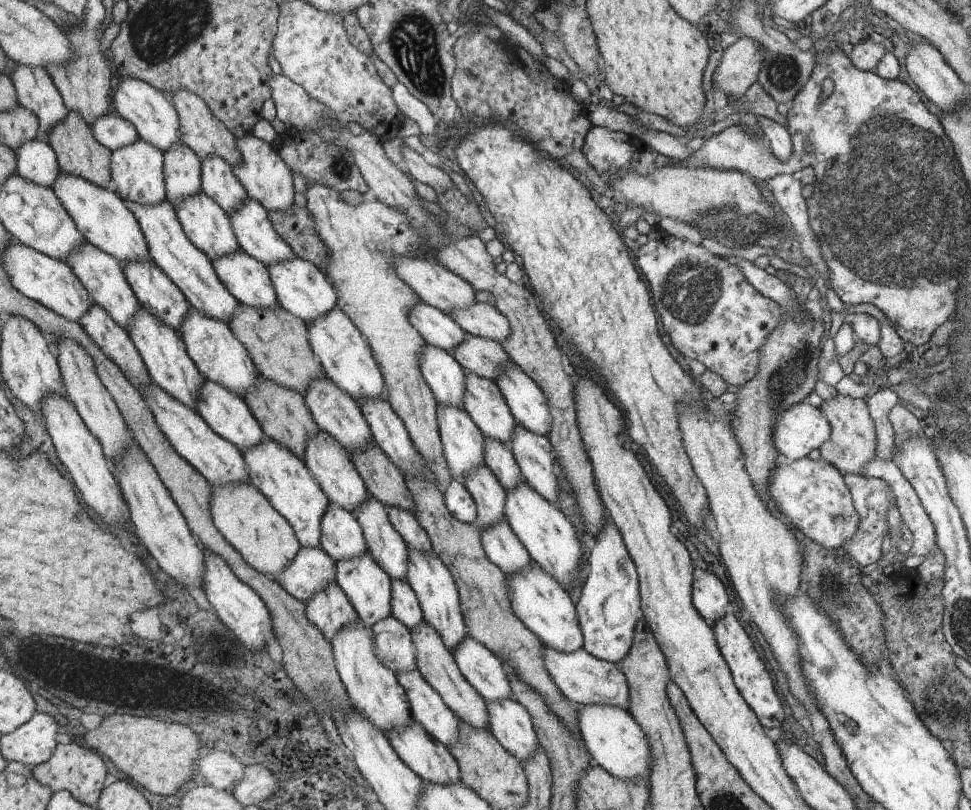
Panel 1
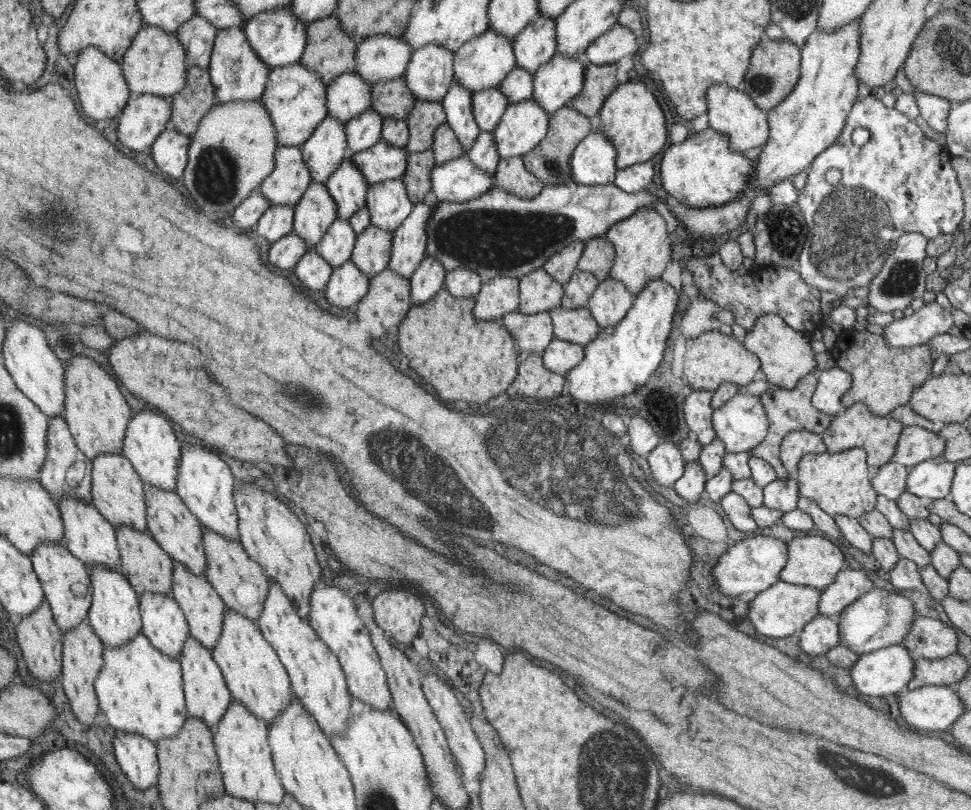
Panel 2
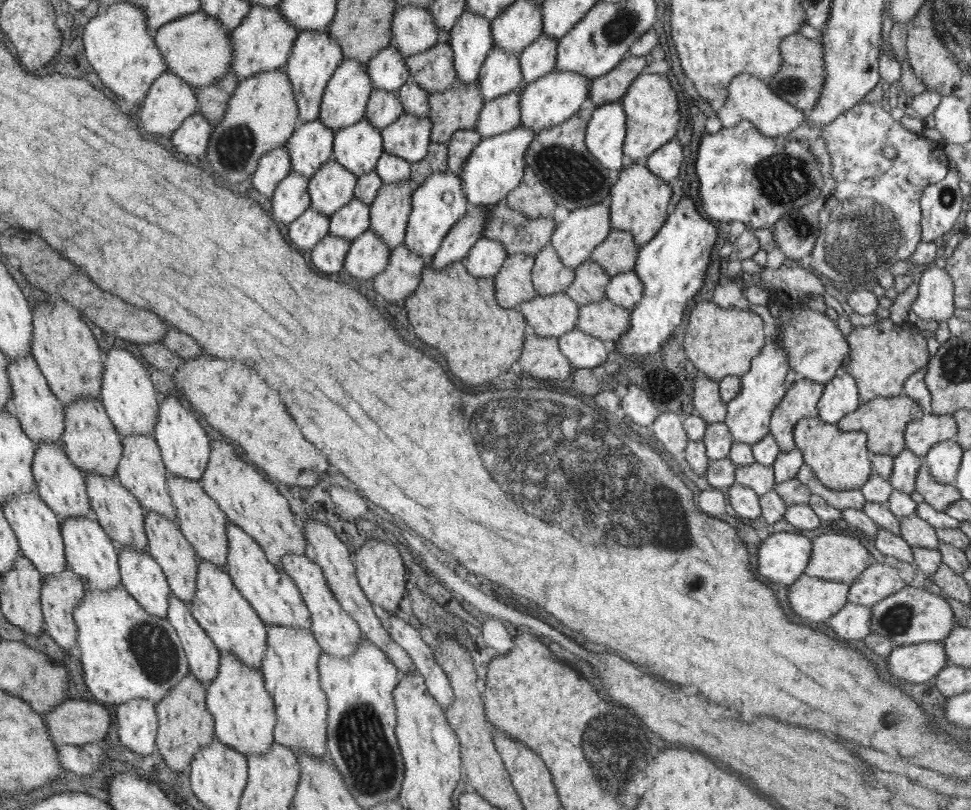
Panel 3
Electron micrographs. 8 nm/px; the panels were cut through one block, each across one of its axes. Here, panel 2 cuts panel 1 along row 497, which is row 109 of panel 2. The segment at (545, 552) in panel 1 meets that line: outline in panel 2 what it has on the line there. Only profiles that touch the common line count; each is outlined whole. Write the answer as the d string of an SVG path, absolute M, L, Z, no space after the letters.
M533 99L511 104L494 129L501 159L523 157L537 149L549 132L550 114Z

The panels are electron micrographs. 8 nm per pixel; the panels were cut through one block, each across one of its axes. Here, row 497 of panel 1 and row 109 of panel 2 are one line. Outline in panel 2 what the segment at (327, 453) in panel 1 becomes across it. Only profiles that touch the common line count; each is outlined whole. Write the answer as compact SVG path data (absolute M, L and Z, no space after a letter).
M355 72L342 74L328 85L328 116L348 122L372 106L371 86Z

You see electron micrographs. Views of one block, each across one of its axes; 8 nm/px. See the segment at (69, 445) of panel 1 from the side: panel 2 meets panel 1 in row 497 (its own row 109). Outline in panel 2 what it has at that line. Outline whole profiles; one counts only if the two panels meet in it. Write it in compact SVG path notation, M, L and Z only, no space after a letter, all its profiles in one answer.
M89 47L82 50L73 60L74 82L76 83L76 92L78 93L78 102L88 118L94 120L106 120L114 118L124 110L124 104L128 100L128 83L125 76L122 75L122 66L120 63L110 59L100 50Z

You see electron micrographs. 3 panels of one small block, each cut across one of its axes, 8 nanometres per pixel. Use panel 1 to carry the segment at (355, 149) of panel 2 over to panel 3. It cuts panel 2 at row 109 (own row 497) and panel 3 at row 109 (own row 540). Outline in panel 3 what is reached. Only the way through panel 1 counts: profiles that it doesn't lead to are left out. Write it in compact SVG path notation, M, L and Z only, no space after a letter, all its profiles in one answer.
M373 90L373 95L369 98L364 118L382 130L396 122L404 112L404 105L400 102L396 92Z

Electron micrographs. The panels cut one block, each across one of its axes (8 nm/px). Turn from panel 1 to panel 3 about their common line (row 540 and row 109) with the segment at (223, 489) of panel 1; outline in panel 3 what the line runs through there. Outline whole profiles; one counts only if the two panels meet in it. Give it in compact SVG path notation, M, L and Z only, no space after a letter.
M284 68L273 71L242 80L230 97L228 112L222 122L213 127L210 150L206 150L208 162L214 174L228 184L238 184L254 174L261 158L286 144L299 125L300 107L289 75Z

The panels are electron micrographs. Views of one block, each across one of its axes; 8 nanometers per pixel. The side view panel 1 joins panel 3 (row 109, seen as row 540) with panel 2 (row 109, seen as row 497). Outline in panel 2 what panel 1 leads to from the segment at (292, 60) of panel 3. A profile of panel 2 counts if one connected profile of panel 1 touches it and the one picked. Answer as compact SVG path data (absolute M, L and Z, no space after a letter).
M300 62L290 66L274 68L269 74L269 83L260 98L273 119L277 131L278 147L304 145L313 136L314 129L328 116L329 106L326 102L328 86L312 70Z

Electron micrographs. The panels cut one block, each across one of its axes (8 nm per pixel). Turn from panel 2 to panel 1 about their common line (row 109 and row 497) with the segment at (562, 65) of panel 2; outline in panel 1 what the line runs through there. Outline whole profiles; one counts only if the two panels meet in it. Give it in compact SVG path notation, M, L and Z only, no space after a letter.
M522 424L514 428L514 436L509 443L523 478L548 502L558 503L560 484L558 484L558 468L552 442L548 436L534 434L526 430Z

